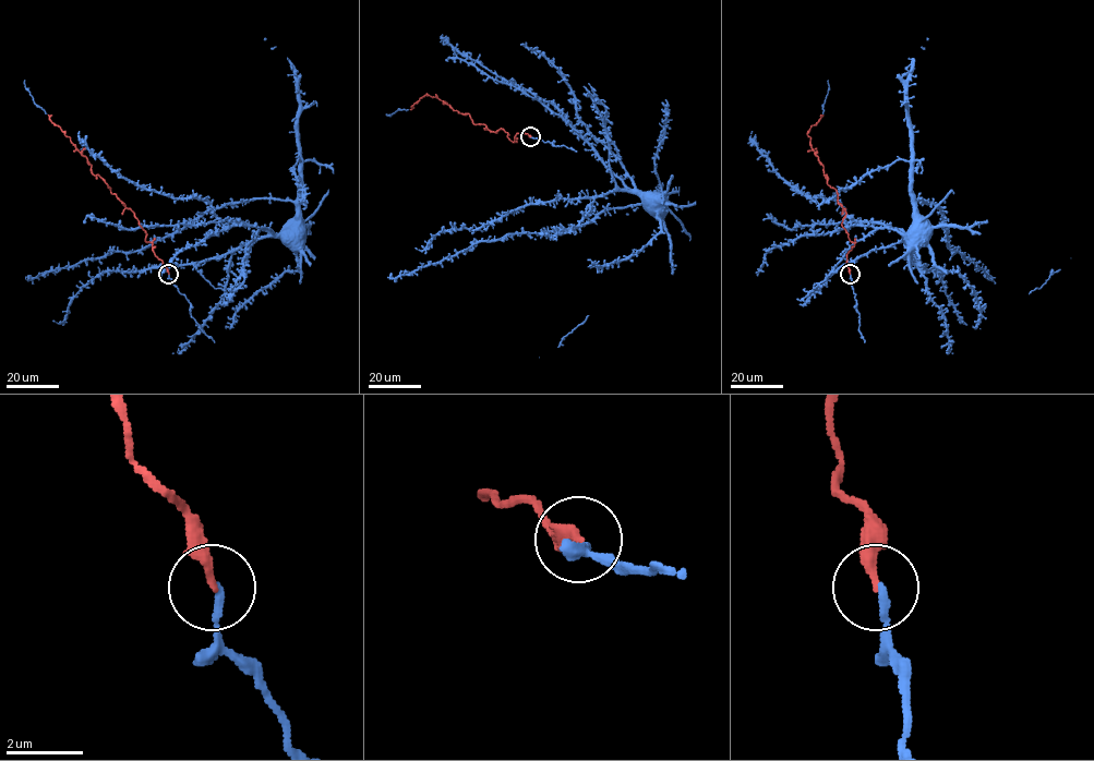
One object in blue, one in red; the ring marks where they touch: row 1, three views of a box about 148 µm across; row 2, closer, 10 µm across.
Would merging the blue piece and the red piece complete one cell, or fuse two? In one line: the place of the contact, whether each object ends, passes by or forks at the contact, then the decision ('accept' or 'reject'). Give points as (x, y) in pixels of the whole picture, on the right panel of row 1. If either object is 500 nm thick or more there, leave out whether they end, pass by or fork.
at (850, 274); blue ends there; red ends there; accept

